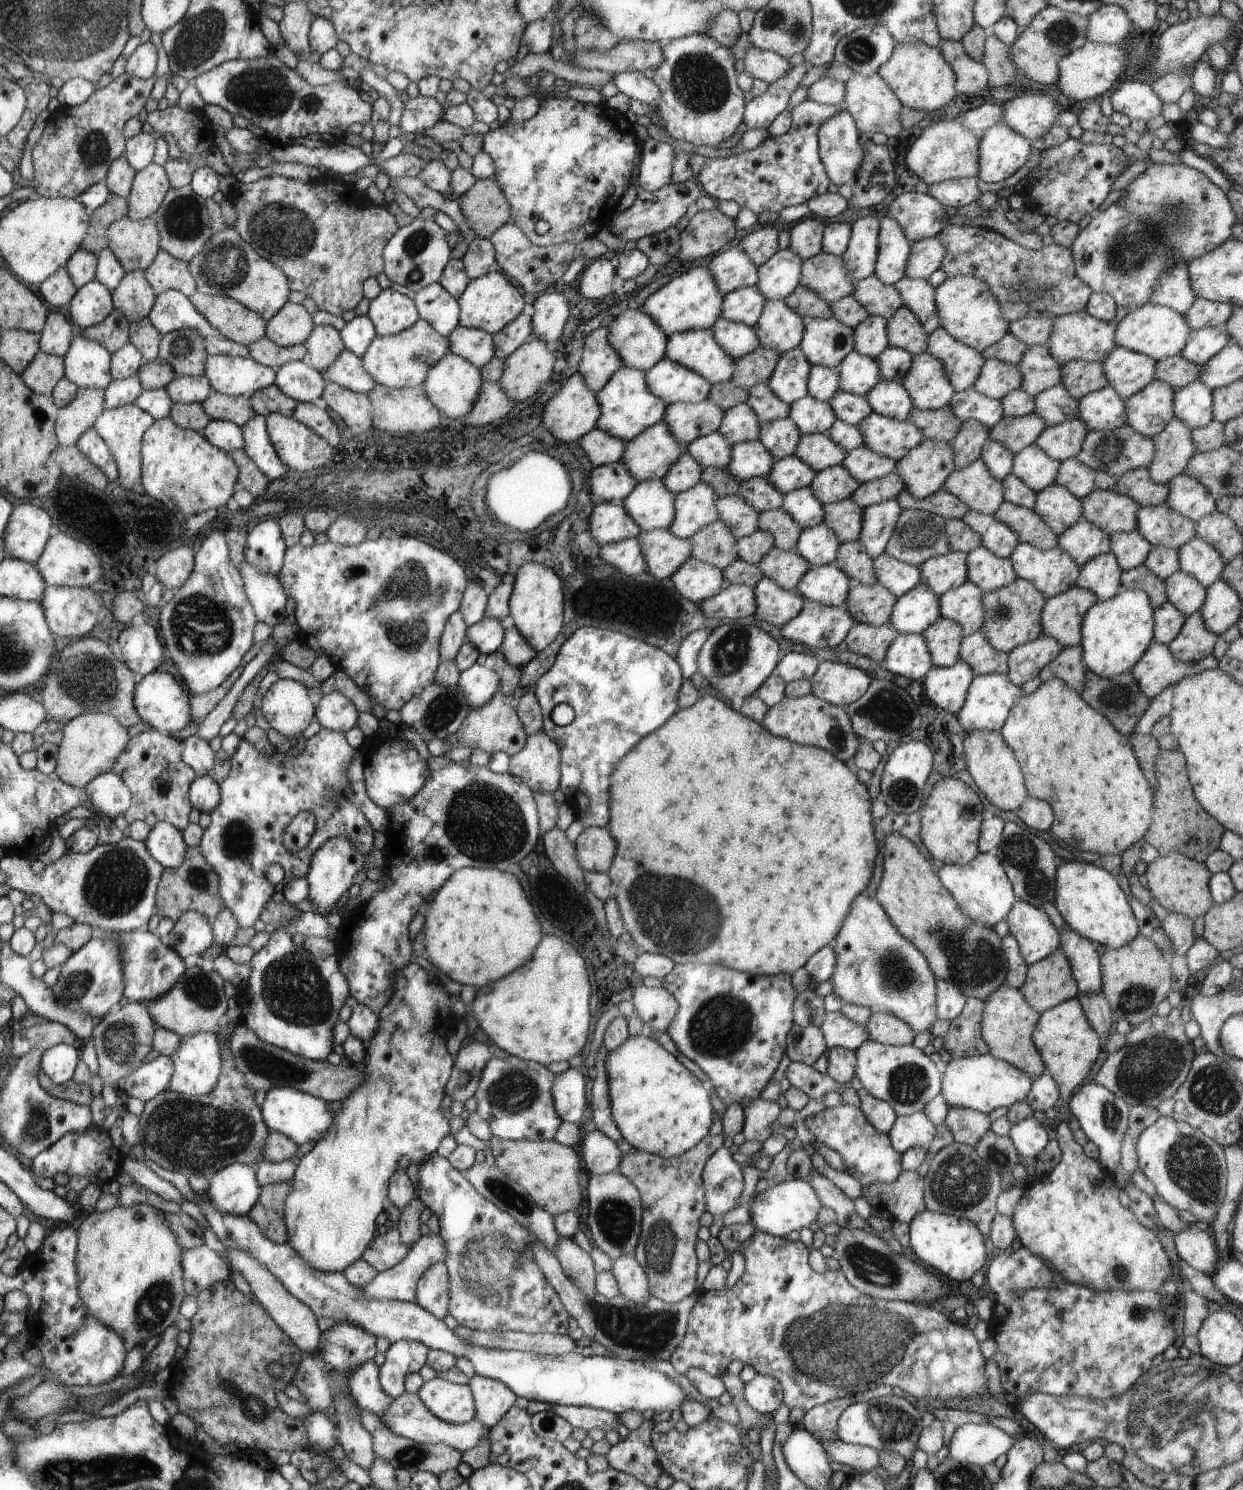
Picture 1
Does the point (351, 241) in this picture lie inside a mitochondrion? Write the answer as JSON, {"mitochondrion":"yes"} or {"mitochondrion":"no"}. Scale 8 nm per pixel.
{"mitochondrion":"no"}

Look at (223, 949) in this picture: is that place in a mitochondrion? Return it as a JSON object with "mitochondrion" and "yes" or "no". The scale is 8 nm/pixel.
{"mitochondrion":"no"}

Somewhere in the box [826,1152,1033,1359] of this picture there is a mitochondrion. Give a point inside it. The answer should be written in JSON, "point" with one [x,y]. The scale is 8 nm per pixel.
{"point":[873,1268]}

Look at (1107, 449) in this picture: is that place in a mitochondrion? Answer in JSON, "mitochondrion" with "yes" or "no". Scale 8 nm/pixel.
{"mitochondrion":"yes"}

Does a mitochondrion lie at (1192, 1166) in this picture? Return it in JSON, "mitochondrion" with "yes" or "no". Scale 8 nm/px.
{"mitochondrion":"yes"}

